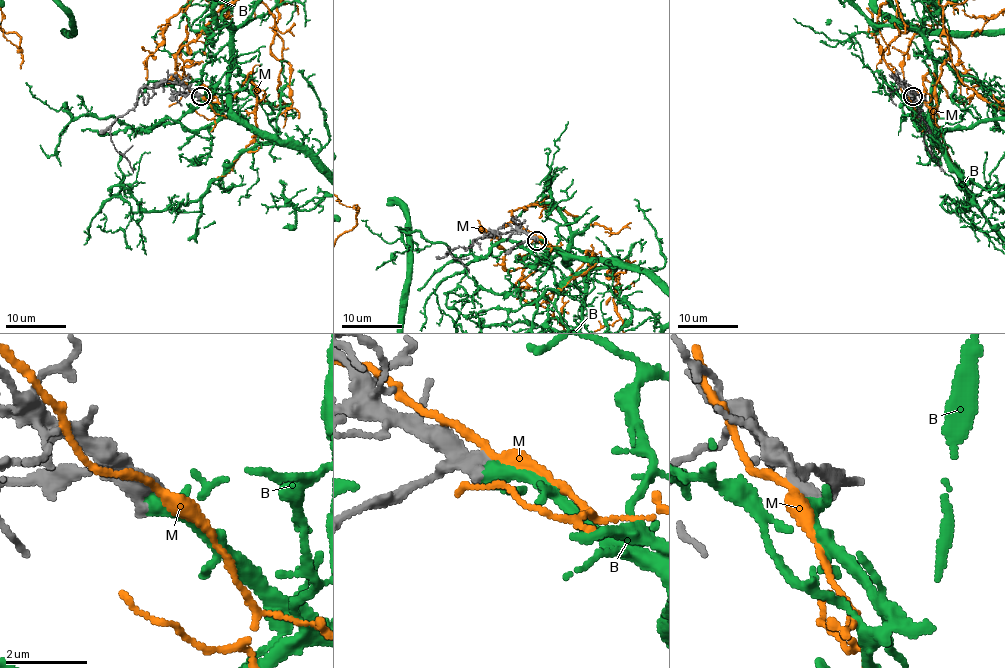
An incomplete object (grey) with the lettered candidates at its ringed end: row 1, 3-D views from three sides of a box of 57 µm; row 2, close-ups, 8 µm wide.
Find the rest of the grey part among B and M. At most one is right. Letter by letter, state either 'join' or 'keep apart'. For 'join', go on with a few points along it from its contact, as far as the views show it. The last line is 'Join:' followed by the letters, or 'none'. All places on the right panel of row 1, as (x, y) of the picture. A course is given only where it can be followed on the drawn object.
B: join
M: keep apart
Join: B

